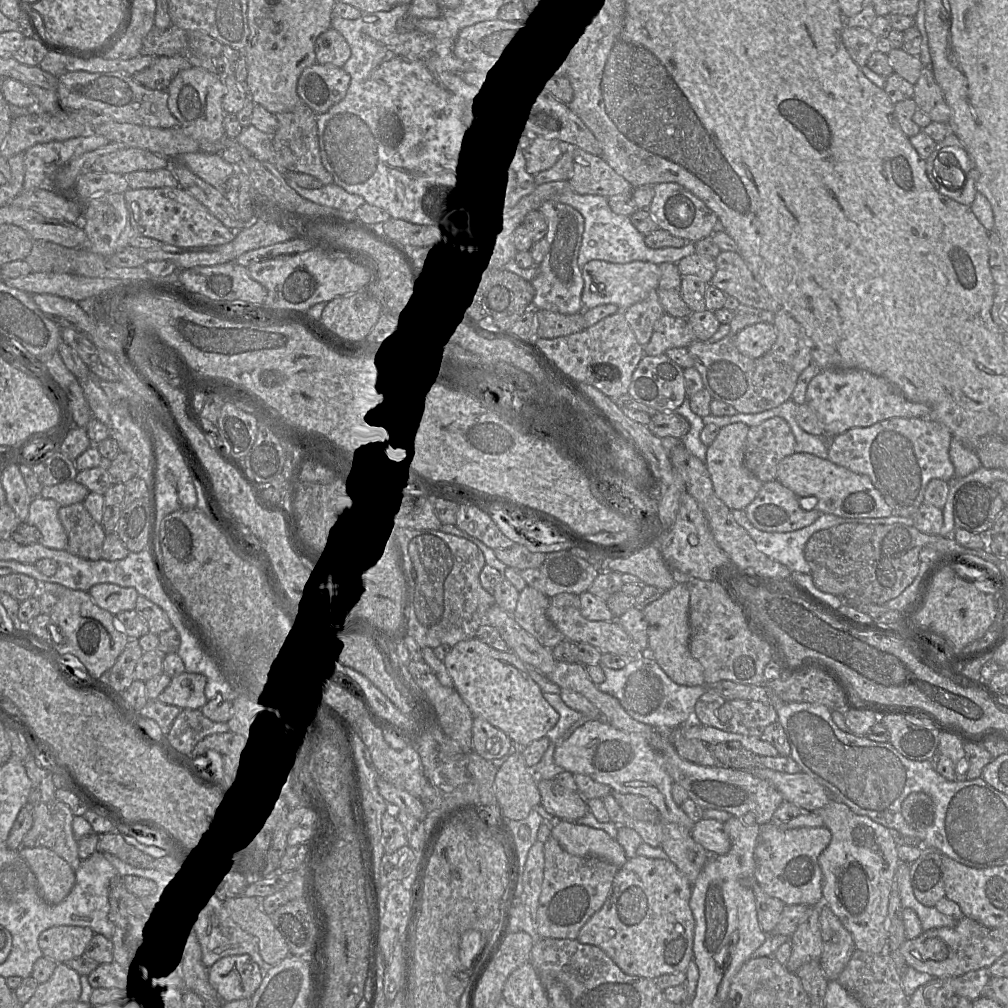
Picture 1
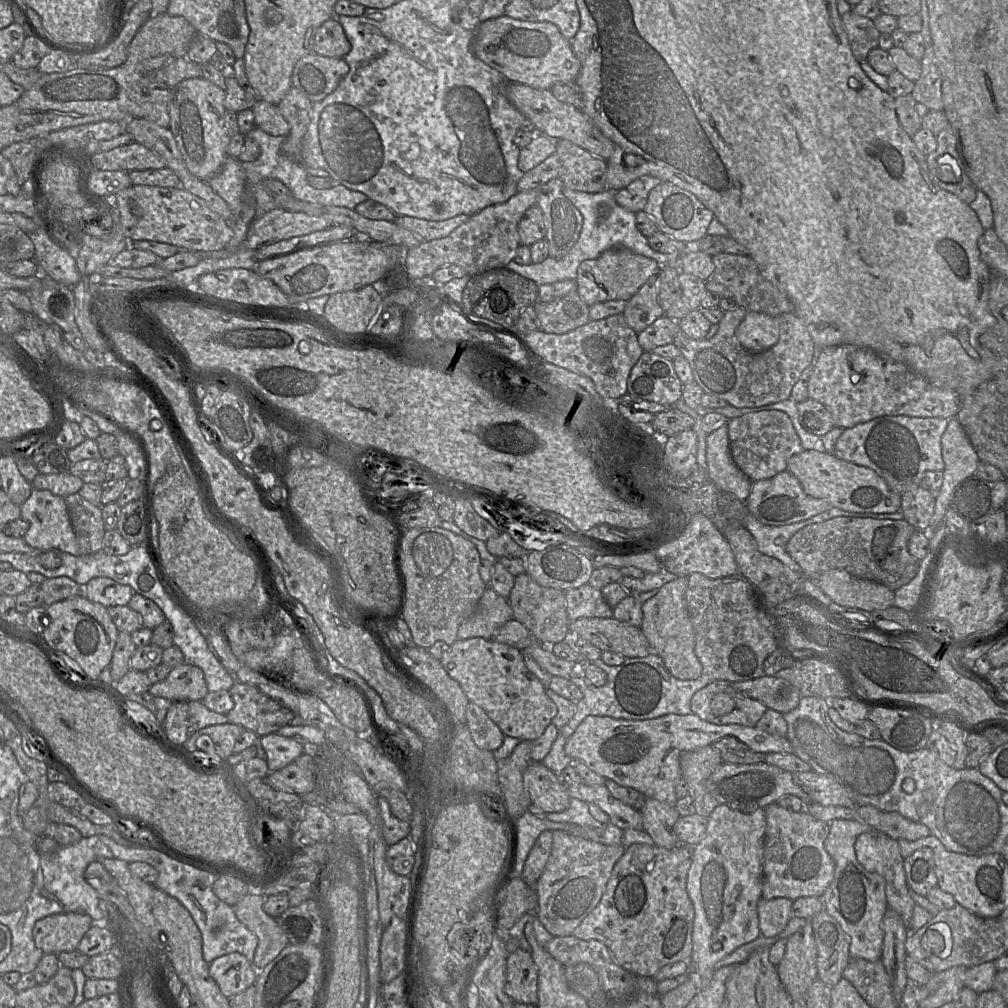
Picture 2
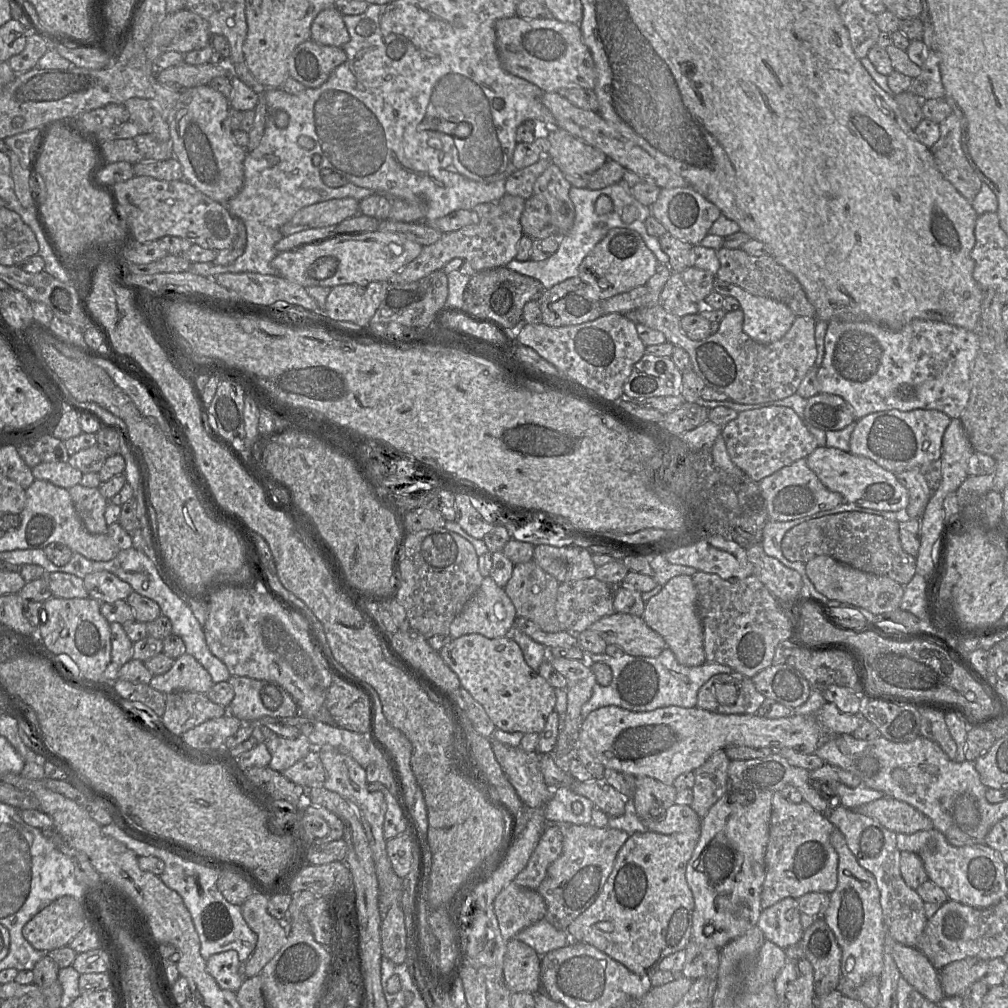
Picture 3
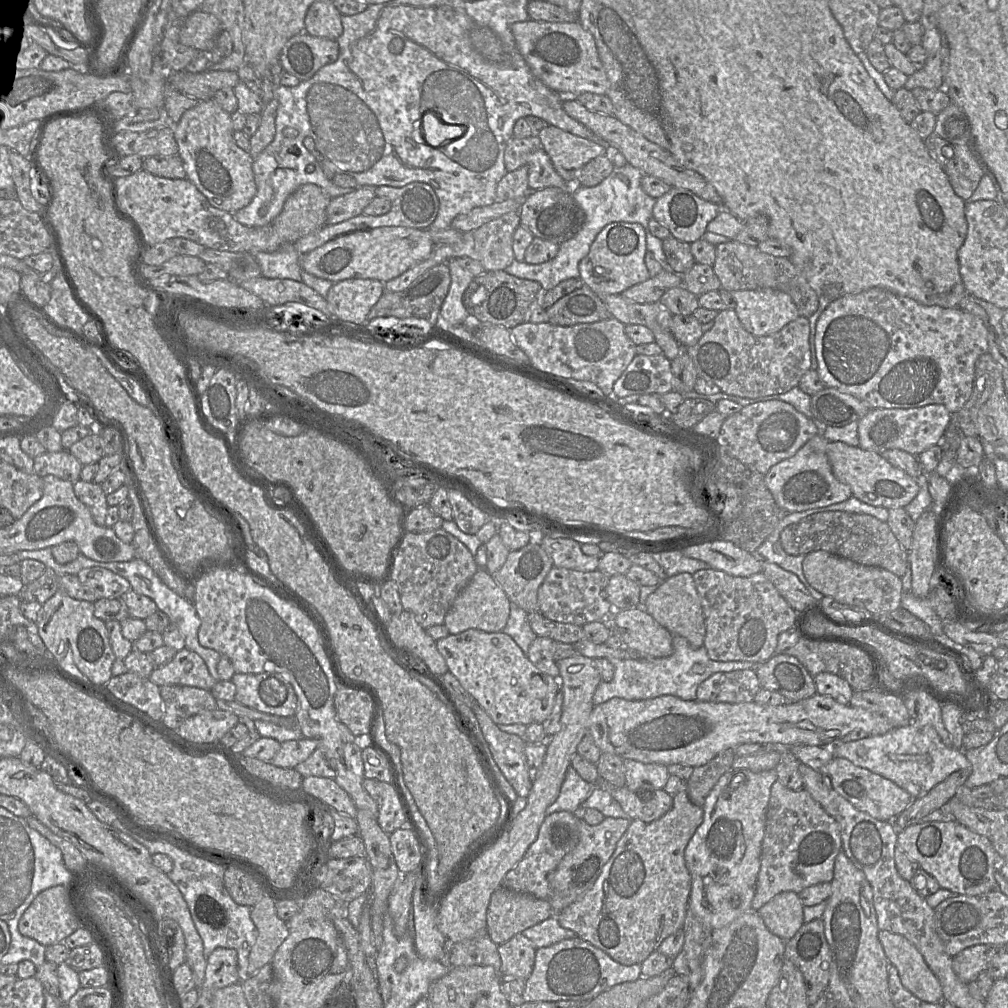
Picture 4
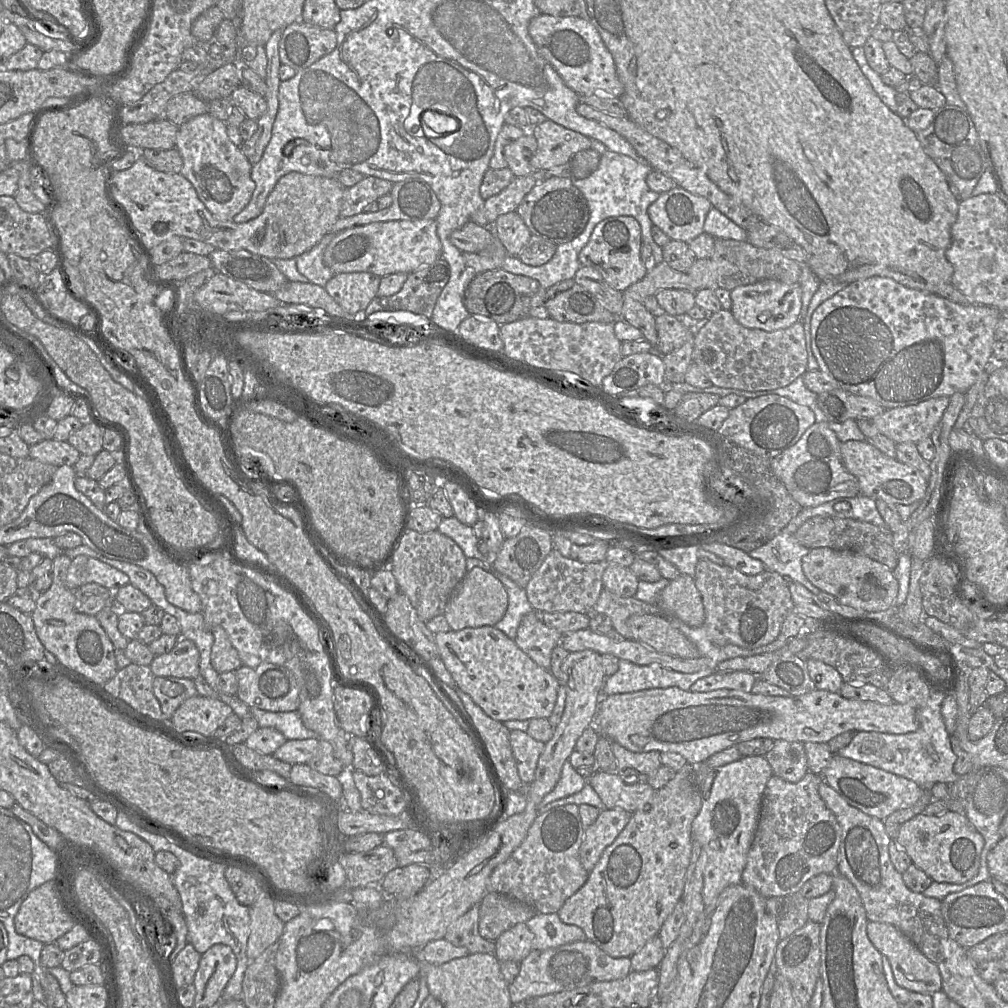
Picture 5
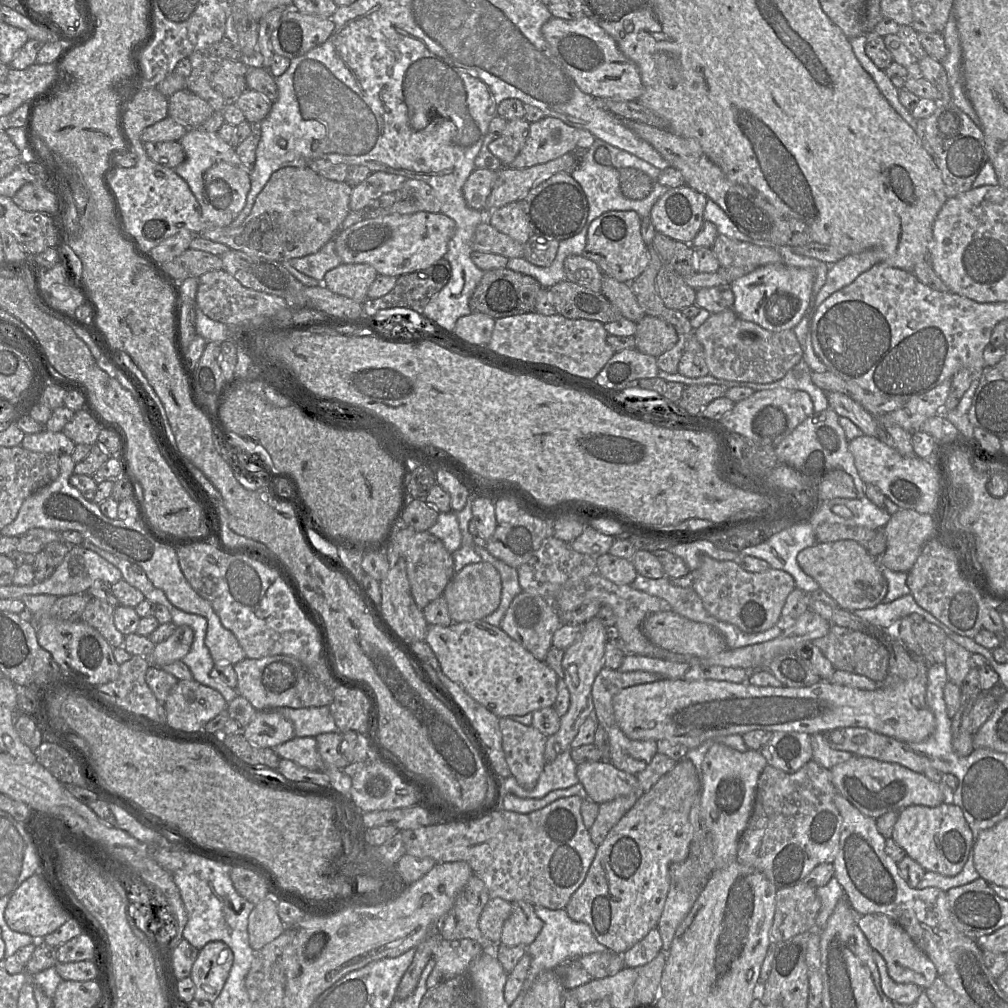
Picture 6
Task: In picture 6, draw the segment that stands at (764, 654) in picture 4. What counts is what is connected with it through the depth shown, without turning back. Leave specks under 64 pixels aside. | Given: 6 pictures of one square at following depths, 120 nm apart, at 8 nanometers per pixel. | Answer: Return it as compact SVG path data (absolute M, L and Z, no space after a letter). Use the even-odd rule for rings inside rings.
M705 554L698 560L697 577L692 584L710 615L748 634L777 625L786 598L795 587L794 578L784 570L770 567L762 572L748 572L733 560L718 561Z

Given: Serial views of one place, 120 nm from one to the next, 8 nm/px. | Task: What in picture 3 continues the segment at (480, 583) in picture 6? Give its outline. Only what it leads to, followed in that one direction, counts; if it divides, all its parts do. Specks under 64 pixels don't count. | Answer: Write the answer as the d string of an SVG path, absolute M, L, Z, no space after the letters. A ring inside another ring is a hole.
M491 576L484 577L479 589L465 604L462 611L450 624L450 637L456 639L462 635L477 633L487 638L499 638L509 635L517 613L504 588L498 586Z

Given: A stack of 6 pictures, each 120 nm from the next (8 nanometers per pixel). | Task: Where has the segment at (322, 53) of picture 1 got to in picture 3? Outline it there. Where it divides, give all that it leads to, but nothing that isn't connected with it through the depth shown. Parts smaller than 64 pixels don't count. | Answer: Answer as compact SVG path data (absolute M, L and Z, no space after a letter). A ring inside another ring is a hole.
M336 7L322 10L311 24L311 39L322 45L343 47L350 36L343 15Z

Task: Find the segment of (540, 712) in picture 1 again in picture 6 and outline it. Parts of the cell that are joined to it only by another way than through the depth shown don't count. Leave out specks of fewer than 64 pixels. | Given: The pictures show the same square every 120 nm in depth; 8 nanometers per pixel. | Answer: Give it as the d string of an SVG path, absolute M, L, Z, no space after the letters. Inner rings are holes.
M485 620L449 626L428 625L425 641L444 674L499 718L523 716L555 704L556 672L546 662L537 660L500 627Z

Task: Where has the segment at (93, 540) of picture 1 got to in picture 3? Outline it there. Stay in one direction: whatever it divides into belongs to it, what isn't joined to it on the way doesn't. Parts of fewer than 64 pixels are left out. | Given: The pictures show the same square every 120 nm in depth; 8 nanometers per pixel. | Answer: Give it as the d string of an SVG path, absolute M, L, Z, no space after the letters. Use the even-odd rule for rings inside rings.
M81 484L69 489L74 508L83 525L91 534L106 534L108 525L105 510L108 500L103 497L99 488L88 488Z

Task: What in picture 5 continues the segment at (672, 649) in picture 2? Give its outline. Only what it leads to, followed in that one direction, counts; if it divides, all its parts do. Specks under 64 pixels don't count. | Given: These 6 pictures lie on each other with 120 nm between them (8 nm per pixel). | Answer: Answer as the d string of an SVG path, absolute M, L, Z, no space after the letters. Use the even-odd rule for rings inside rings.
M679 574L660 592L657 605L667 617L676 617L691 627L702 626L705 621L701 594L693 577Z

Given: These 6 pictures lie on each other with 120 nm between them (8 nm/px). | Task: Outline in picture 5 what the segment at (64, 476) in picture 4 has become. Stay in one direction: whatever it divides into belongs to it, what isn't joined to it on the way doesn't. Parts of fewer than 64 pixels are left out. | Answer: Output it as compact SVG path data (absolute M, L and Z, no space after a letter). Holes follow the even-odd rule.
M44 439L29 447L30 458L55 467L62 465L74 466L80 455L80 452L67 441Z

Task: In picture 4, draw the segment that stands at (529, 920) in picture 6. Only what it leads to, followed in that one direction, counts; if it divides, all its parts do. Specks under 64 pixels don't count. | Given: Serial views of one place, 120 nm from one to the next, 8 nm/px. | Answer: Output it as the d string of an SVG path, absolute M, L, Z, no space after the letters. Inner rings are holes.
M522 933L498 946L501 958L501 978L527 980L534 968L536 947Z

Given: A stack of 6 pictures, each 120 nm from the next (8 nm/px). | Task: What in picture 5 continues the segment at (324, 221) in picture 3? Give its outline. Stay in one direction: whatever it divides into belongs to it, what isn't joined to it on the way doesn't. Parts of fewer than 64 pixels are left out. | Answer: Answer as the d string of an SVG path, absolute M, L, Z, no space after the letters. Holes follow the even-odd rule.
M365 176L354 186L345 188L340 216L349 217L364 212L368 204L389 194L394 184L375 176Z

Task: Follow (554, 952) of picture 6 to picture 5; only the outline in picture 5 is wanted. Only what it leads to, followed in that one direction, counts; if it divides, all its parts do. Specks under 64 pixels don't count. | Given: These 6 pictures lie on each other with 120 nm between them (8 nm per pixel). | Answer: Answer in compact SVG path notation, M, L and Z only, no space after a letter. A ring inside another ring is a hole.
M536 913L526 924L534 934L533 950L542 951L576 941L587 940L581 928L563 923L558 913Z

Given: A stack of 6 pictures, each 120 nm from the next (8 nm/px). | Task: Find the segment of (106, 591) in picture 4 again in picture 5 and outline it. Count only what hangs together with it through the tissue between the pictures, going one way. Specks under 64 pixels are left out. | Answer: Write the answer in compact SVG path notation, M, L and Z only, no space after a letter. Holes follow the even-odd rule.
M78 555L71 560L66 575L66 585L75 591L87 583L97 583L115 591L130 581L124 572L95 558Z

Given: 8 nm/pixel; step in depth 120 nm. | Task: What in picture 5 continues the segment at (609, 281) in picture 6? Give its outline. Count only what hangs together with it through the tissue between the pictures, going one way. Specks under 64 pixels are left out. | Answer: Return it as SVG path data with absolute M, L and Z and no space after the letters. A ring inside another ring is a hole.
M623 293L623 306L620 318L633 327L639 329L644 338L654 347L657 343L657 329L655 325L656 312L652 311L647 303L636 300Z

